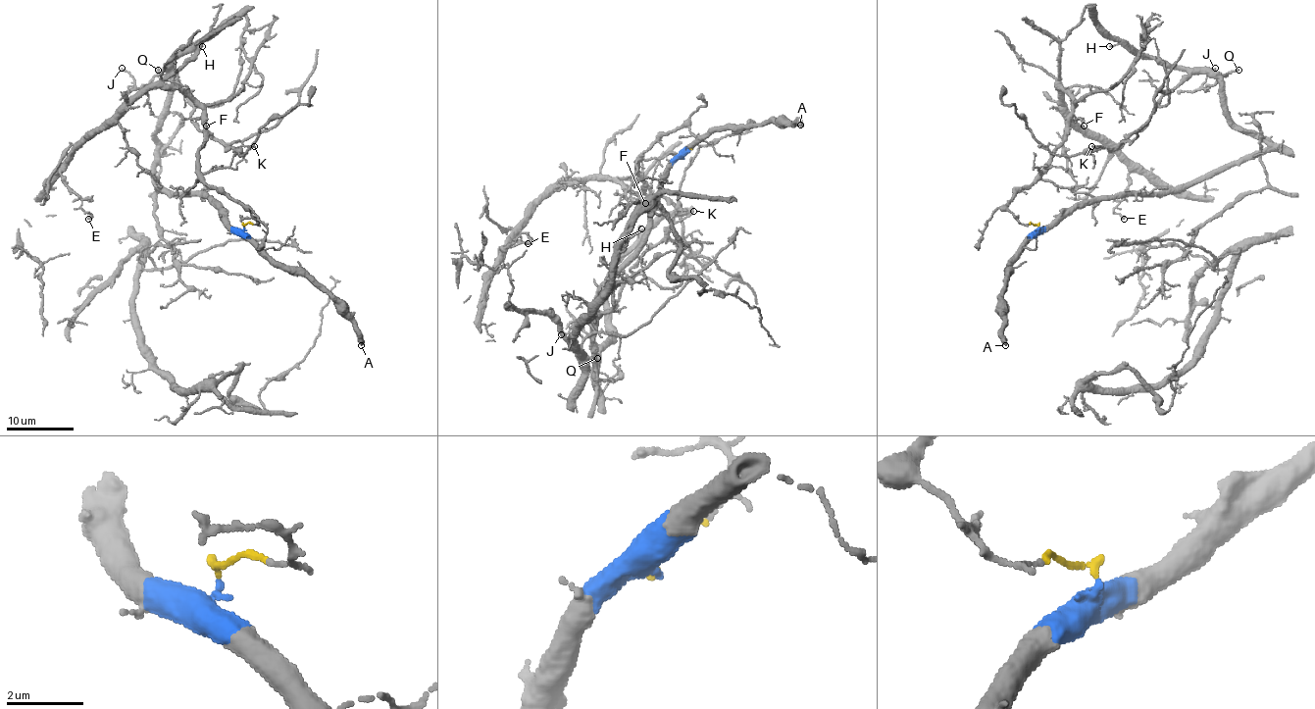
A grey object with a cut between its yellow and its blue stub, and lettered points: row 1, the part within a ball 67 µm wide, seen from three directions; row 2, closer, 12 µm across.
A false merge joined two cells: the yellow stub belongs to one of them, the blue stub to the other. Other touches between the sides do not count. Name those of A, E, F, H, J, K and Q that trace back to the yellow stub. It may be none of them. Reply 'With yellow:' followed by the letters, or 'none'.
With yellow: E, F

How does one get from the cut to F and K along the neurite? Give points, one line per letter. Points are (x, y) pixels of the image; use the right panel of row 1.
F: (1038, 226), (1018, 221), (1008, 209), (1008, 204), (1035, 179), (1063, 139), (1065, 125), (1074, 116), (1084, 126)
K: (1038, 227), (1097, 200), (1161, 195), (1268, 146), (1239, 127), (1214, 76), (1188, 74), (1137, 130), (1092, 146)

